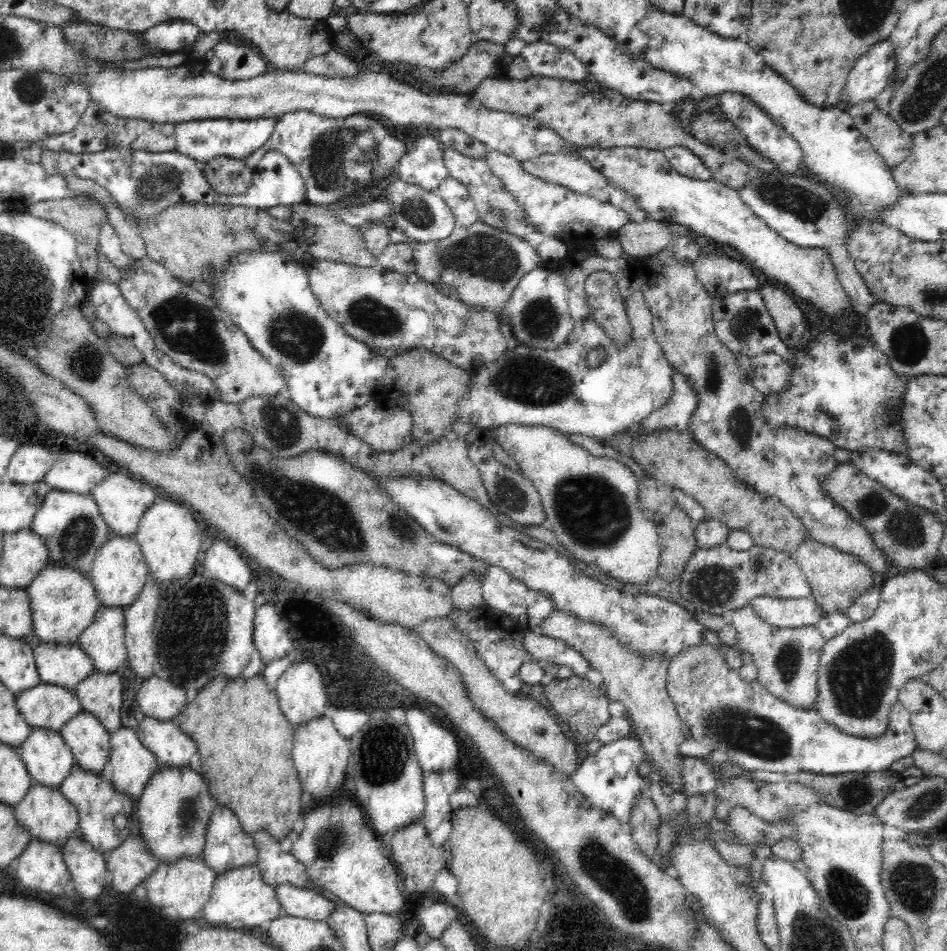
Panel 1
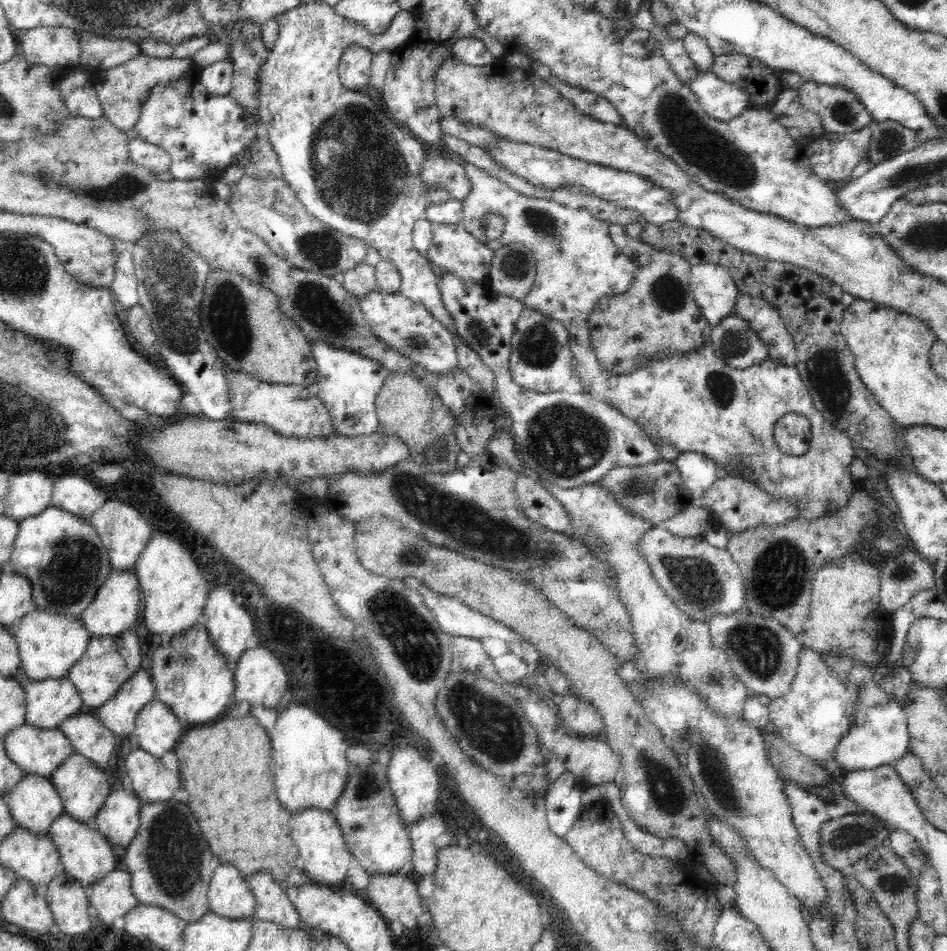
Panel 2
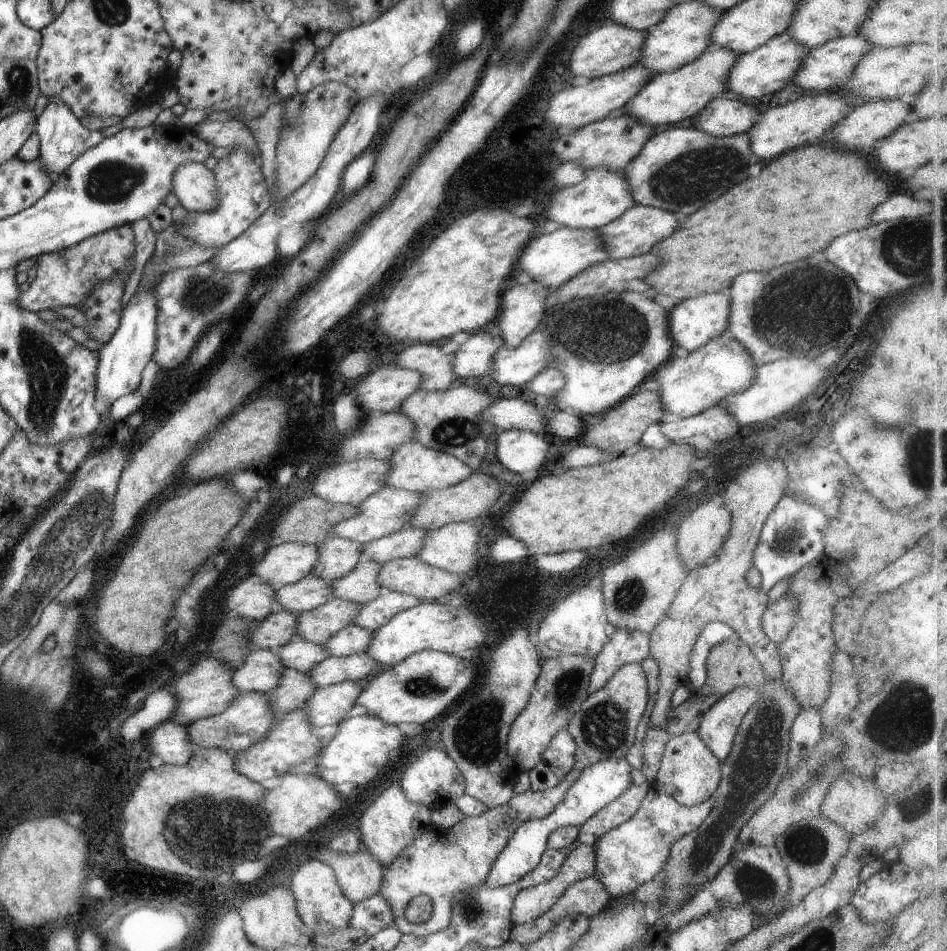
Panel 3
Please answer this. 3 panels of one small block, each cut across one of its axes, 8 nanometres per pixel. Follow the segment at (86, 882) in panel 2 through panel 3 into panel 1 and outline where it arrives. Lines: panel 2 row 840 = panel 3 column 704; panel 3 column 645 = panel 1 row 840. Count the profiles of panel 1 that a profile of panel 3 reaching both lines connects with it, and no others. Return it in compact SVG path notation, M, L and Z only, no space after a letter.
M74 764L71 773L61 785L61 792L68 802L71 802L78 813L78 831L81 837L92 846L96 852L104 853L120 846L126 838L131 836L129 824L131 822L133 800L130 797L114 791L107 773L92 774L82 770Z

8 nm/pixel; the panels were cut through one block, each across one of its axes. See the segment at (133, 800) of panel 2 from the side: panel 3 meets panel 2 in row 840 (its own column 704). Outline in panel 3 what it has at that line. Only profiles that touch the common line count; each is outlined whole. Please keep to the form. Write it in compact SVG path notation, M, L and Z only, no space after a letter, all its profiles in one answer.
M735 98L711 99L693 118L697 130L714 137L746 133L759 116L759 111Z

